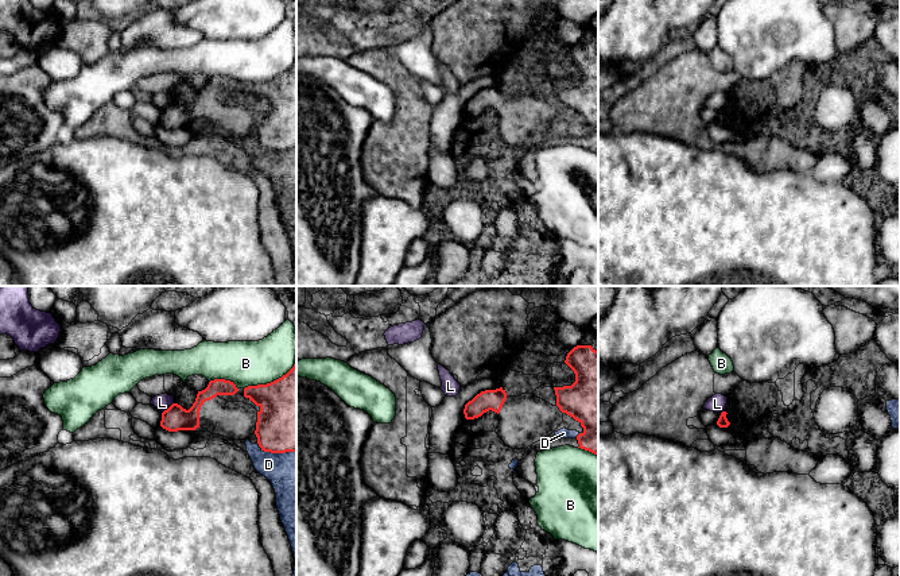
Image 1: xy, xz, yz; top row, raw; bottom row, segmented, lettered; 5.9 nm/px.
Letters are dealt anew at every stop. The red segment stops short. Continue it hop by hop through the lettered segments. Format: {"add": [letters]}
{"add": []}

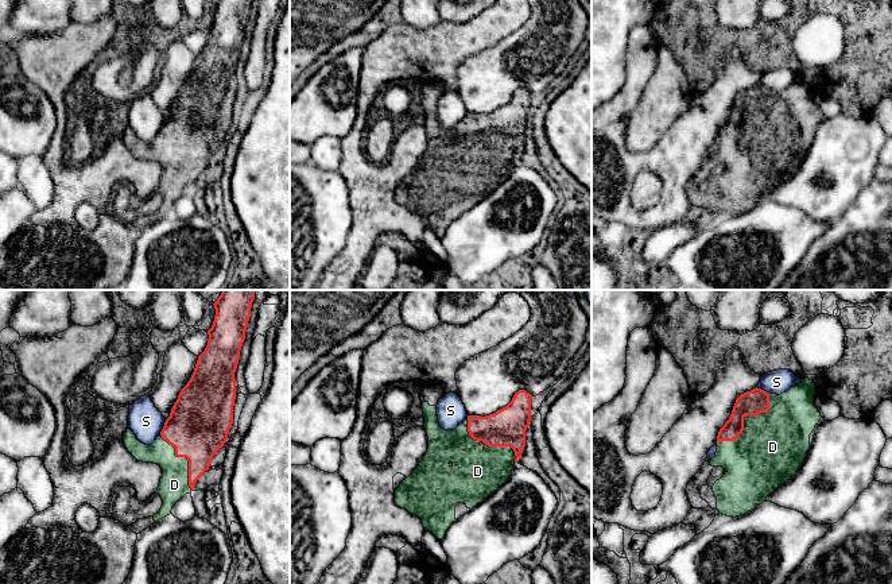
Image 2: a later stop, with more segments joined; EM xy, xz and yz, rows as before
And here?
{"add": ["D"]}

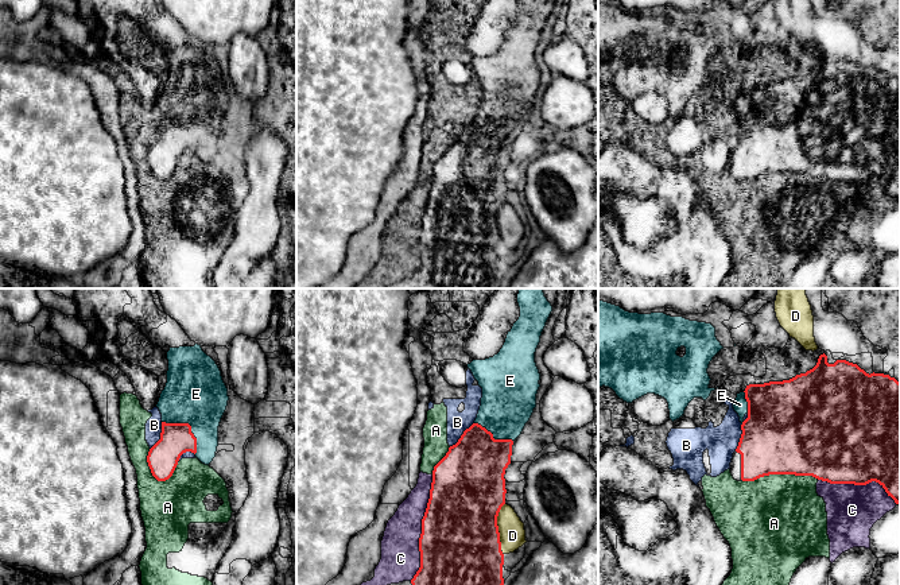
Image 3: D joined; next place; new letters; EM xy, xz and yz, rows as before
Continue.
{"add": ["E"]}

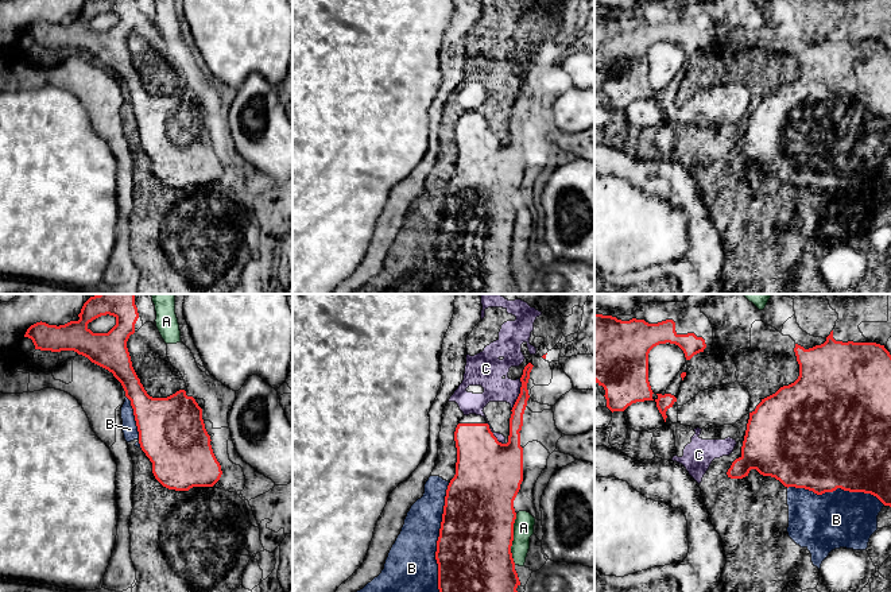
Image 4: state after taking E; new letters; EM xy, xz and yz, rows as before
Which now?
{"add": []}

